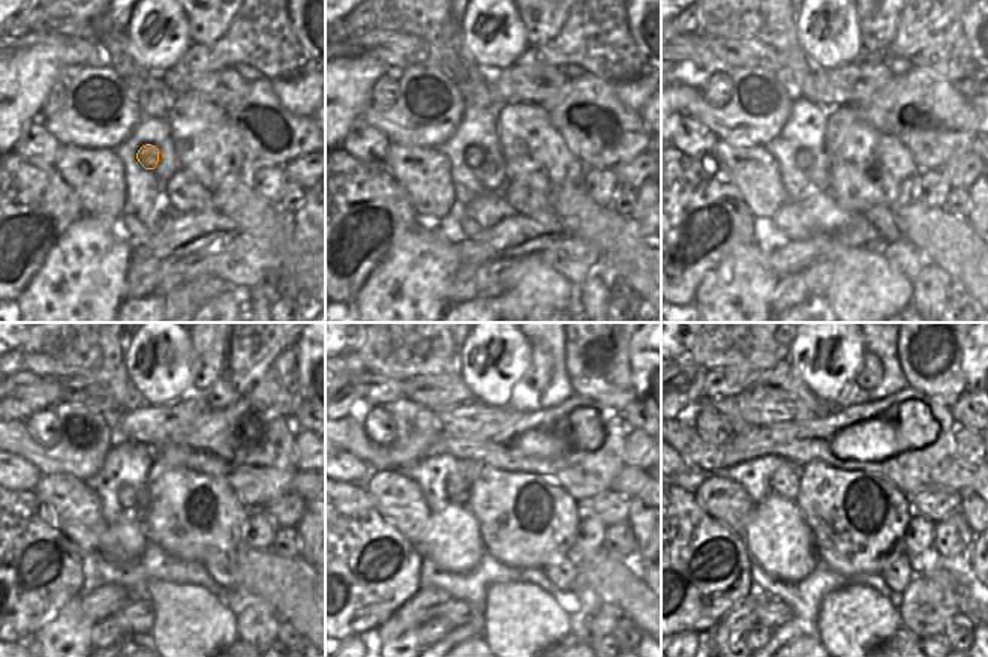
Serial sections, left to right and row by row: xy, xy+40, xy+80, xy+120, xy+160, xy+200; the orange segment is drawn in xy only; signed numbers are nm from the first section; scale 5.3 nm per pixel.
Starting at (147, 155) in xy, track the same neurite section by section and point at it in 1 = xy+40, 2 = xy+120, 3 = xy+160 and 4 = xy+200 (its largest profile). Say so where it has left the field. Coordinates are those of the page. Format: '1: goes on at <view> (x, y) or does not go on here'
1: goes on at xy+40 (474, 156)
2: goes on at xy+120 (126, 492)
3: goes on at xy+160 (458, 488)
4: goes on at xy+200 (786, 480)

